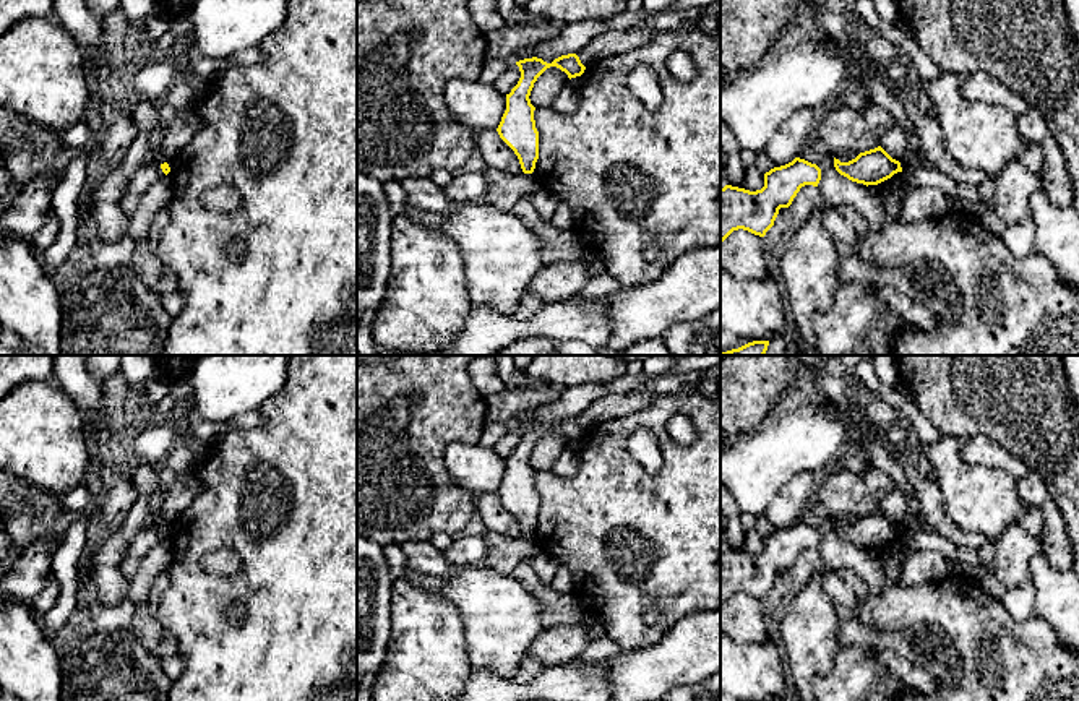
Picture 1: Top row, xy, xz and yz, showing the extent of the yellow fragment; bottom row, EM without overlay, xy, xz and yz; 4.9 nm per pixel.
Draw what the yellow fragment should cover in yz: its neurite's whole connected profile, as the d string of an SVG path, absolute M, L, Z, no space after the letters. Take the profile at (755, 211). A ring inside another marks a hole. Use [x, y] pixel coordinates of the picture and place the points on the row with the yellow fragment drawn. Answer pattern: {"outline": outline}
{"outline": "M805 159L774 167L764 174L764 187L756 191L725 185L720 188L720 245L738 229L764 237L780 208L789 208L805 185L818 187L821 169Z"}

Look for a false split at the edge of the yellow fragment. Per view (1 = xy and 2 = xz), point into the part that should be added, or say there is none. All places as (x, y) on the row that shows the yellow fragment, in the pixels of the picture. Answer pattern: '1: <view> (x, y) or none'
1: none
2: none

